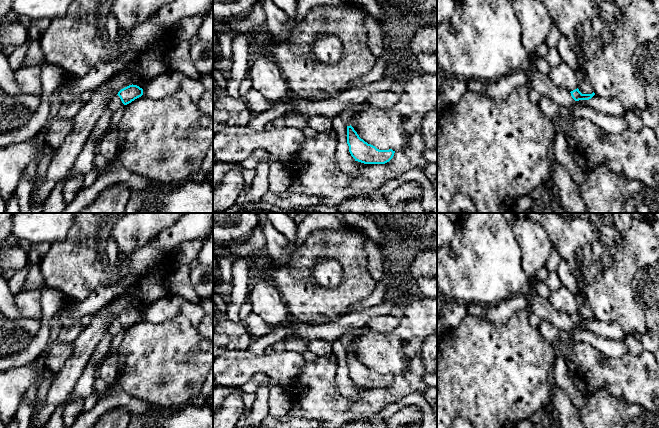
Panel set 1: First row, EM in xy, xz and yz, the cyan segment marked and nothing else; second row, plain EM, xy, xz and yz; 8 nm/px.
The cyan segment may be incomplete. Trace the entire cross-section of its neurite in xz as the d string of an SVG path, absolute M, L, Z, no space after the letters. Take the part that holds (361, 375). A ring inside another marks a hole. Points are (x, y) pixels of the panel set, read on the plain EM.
M348 331L339 339L347 350L347 368L351 380L355 385L364 388L385 388L389 386L393 382L395 375L392 373L379 374L361 363L351 350L354 338L351 331Z

